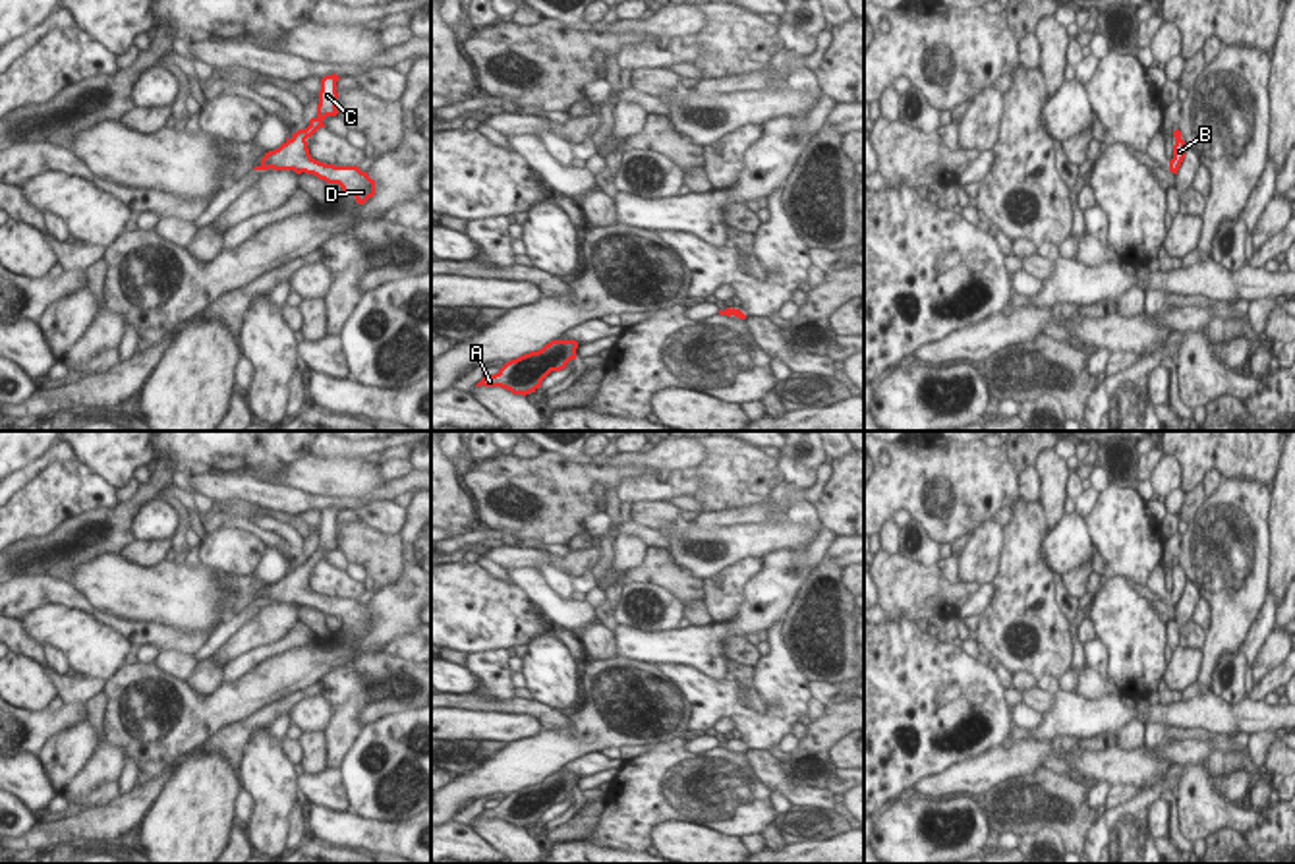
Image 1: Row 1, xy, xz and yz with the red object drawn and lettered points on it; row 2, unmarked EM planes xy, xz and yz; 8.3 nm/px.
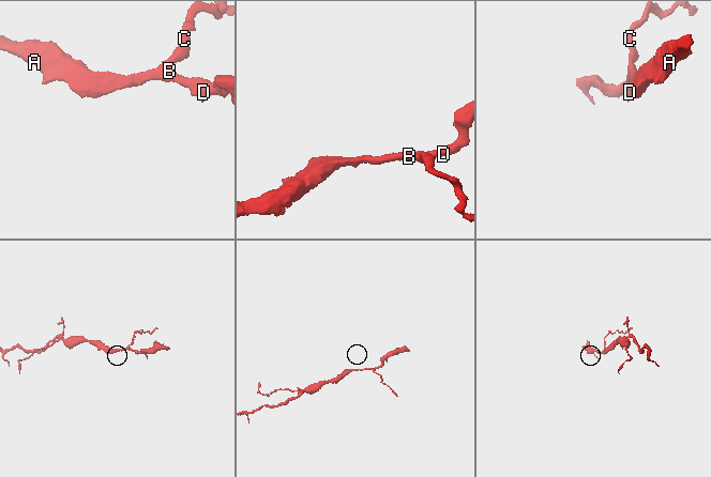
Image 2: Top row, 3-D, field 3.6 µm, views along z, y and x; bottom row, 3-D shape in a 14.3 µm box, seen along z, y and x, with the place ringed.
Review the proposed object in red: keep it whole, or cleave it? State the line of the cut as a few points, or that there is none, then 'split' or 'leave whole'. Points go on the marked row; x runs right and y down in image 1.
cut none; leave whole

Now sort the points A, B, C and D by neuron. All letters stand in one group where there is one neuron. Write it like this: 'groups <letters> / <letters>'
groups A B C D

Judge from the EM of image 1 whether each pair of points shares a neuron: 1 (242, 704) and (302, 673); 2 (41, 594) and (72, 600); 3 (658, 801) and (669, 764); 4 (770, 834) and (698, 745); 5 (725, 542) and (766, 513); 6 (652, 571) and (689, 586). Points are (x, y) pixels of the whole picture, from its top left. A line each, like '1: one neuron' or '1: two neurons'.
1: one neuron
2: one neuron
3: one neuron
4: two neurons
5: two neurons
6: one neuron

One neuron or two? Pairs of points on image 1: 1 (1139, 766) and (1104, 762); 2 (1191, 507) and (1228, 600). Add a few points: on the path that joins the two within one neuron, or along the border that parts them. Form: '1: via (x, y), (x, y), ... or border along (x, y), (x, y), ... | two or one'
1: via (1131, 766), (1112, 766) | one
2: border along (1207, 499), (1189, 524) | two

